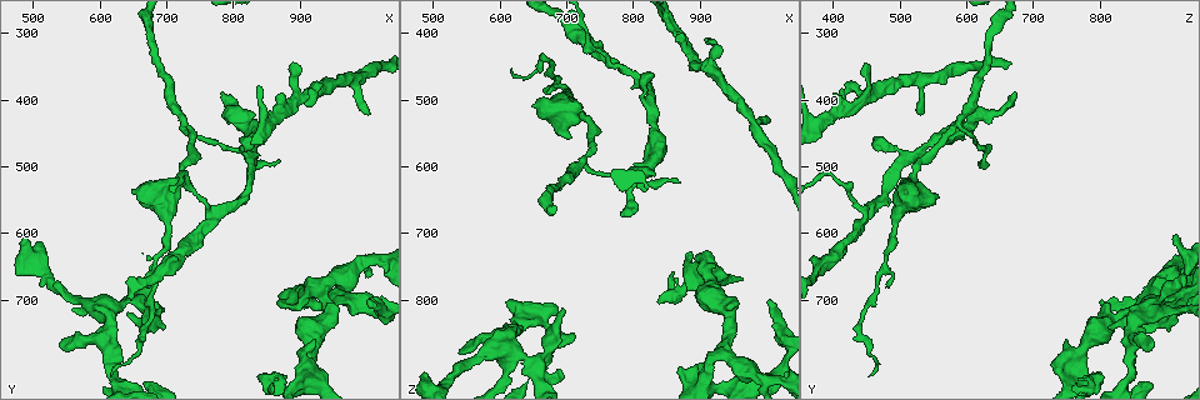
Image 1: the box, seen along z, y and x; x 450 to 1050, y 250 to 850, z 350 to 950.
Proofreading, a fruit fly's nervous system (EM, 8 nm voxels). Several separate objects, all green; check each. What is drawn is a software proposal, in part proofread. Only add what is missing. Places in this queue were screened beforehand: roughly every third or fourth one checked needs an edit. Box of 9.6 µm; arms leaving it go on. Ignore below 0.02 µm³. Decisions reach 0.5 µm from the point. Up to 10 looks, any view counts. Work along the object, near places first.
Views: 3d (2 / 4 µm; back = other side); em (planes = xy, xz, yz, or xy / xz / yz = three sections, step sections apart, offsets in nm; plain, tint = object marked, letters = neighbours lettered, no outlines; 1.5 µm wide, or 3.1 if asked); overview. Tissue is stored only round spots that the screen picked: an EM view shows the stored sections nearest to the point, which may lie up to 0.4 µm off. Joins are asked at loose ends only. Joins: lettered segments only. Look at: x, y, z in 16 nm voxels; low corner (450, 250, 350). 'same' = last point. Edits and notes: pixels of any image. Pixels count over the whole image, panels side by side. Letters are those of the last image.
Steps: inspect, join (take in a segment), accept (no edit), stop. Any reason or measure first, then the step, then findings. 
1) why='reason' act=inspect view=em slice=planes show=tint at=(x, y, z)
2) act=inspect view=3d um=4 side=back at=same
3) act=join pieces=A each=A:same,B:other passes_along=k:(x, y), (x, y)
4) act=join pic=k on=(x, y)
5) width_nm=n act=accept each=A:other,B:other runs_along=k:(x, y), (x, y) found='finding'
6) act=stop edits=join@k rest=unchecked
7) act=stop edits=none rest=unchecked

why='branch stops here' act=inspect view=em slice=xz step=8 show=tint at=(695, 740, 815)

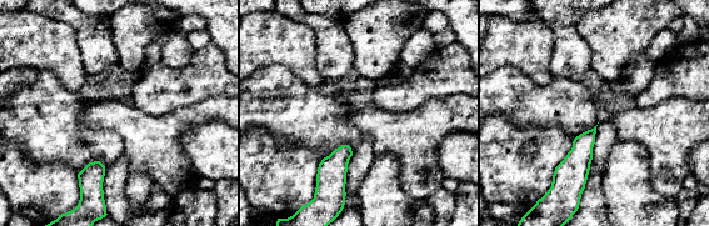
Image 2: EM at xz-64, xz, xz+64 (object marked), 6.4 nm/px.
act=inspect view=em slice=planes show=letters at=same

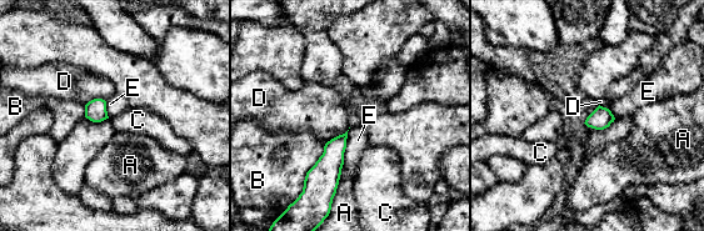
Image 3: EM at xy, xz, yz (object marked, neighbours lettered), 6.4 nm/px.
longest_contact=B:340nm act=accept each=A:other,B:other,C:other,D:other,E:other border=3:(349, 126), (344, 132), (324, 144) found='no lettered segment goes on from it'

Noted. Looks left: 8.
why='end of a long branch' act=inspect view=em slice=planes show=letters at=(485, 605, 915)

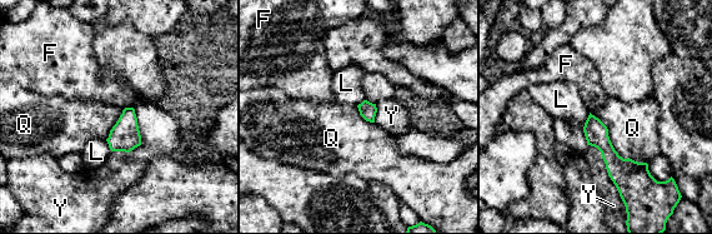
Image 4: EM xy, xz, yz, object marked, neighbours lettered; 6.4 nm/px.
longest_contact=Q:500nm act=accept each=F:other,L:other,Q:other,Y:other found='no lettered segment goes on from it'

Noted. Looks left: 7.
why='long arm stops here' act=inspect view=3d um=2 at=(865, 495, 630)

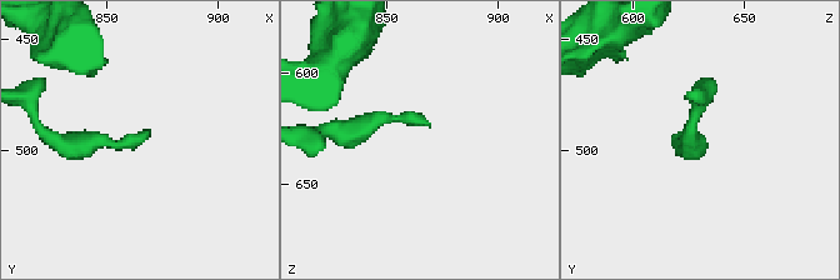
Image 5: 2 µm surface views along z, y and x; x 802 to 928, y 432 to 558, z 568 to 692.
act=inspect view=em slice=planes show=letters at=(869, 491, 623)

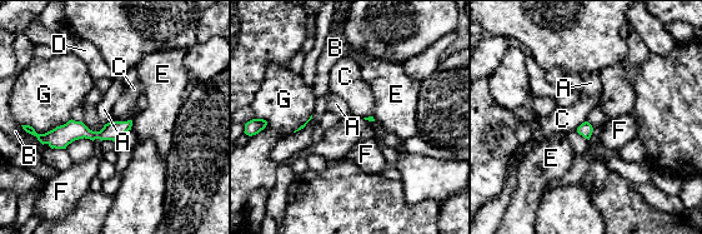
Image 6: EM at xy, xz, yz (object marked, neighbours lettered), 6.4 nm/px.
act=accept each=A:other,B:other,C:other,D:other,E:other,F:other,G:other runs_along=6:(128, 124), (104, 134), (59, 134) found='none of them fits'

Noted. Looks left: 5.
why='branch stops here' act=inspect view=3d um=2 at=(1000, 425, 530)

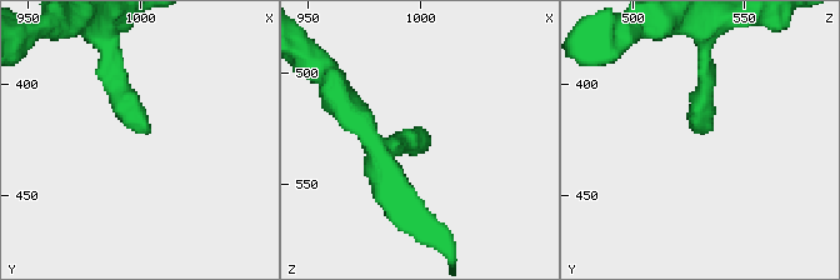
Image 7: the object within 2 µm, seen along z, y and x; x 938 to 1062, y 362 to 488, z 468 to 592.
why='shape alone is not enough' act=inspect view=em slice=planes show=letters at=(1000, 423, 529)

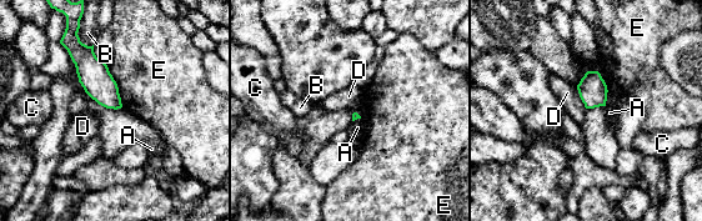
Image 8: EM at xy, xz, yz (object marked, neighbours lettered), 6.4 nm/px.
act=accept each=A:other,B:other,C:other,D:other,E:other border=8:(576, 86), (580, 99), (586, 108) found='none of them fits'

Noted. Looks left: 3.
act=stop edits=none rest=unchecked

